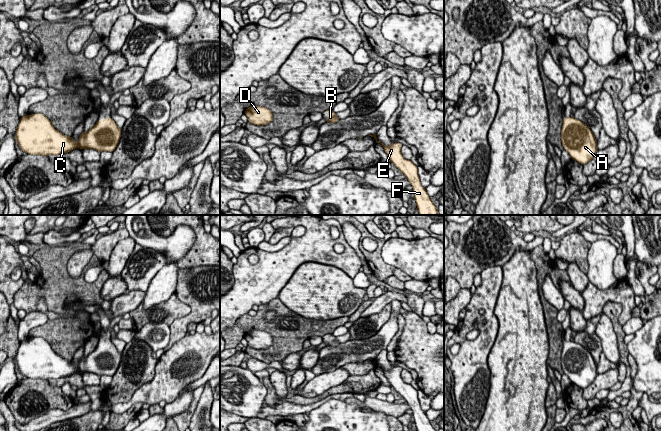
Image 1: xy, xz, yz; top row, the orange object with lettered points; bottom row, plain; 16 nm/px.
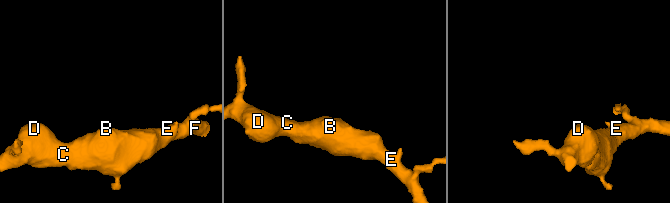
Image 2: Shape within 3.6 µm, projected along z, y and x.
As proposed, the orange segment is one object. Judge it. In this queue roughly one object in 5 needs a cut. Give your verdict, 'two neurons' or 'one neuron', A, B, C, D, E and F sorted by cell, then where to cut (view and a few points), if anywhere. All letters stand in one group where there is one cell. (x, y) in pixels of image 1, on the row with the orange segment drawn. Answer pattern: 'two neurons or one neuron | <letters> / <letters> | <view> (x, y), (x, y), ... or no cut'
one neuron | A B C D E F | no cut

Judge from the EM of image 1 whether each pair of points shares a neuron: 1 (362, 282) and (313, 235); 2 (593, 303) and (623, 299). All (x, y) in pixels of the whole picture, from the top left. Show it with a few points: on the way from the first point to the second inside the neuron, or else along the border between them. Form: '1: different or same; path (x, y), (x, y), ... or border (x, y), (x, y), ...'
1: different; border (360, 271), (353, 278)
2: same; path (600, 297), (616, 296)

